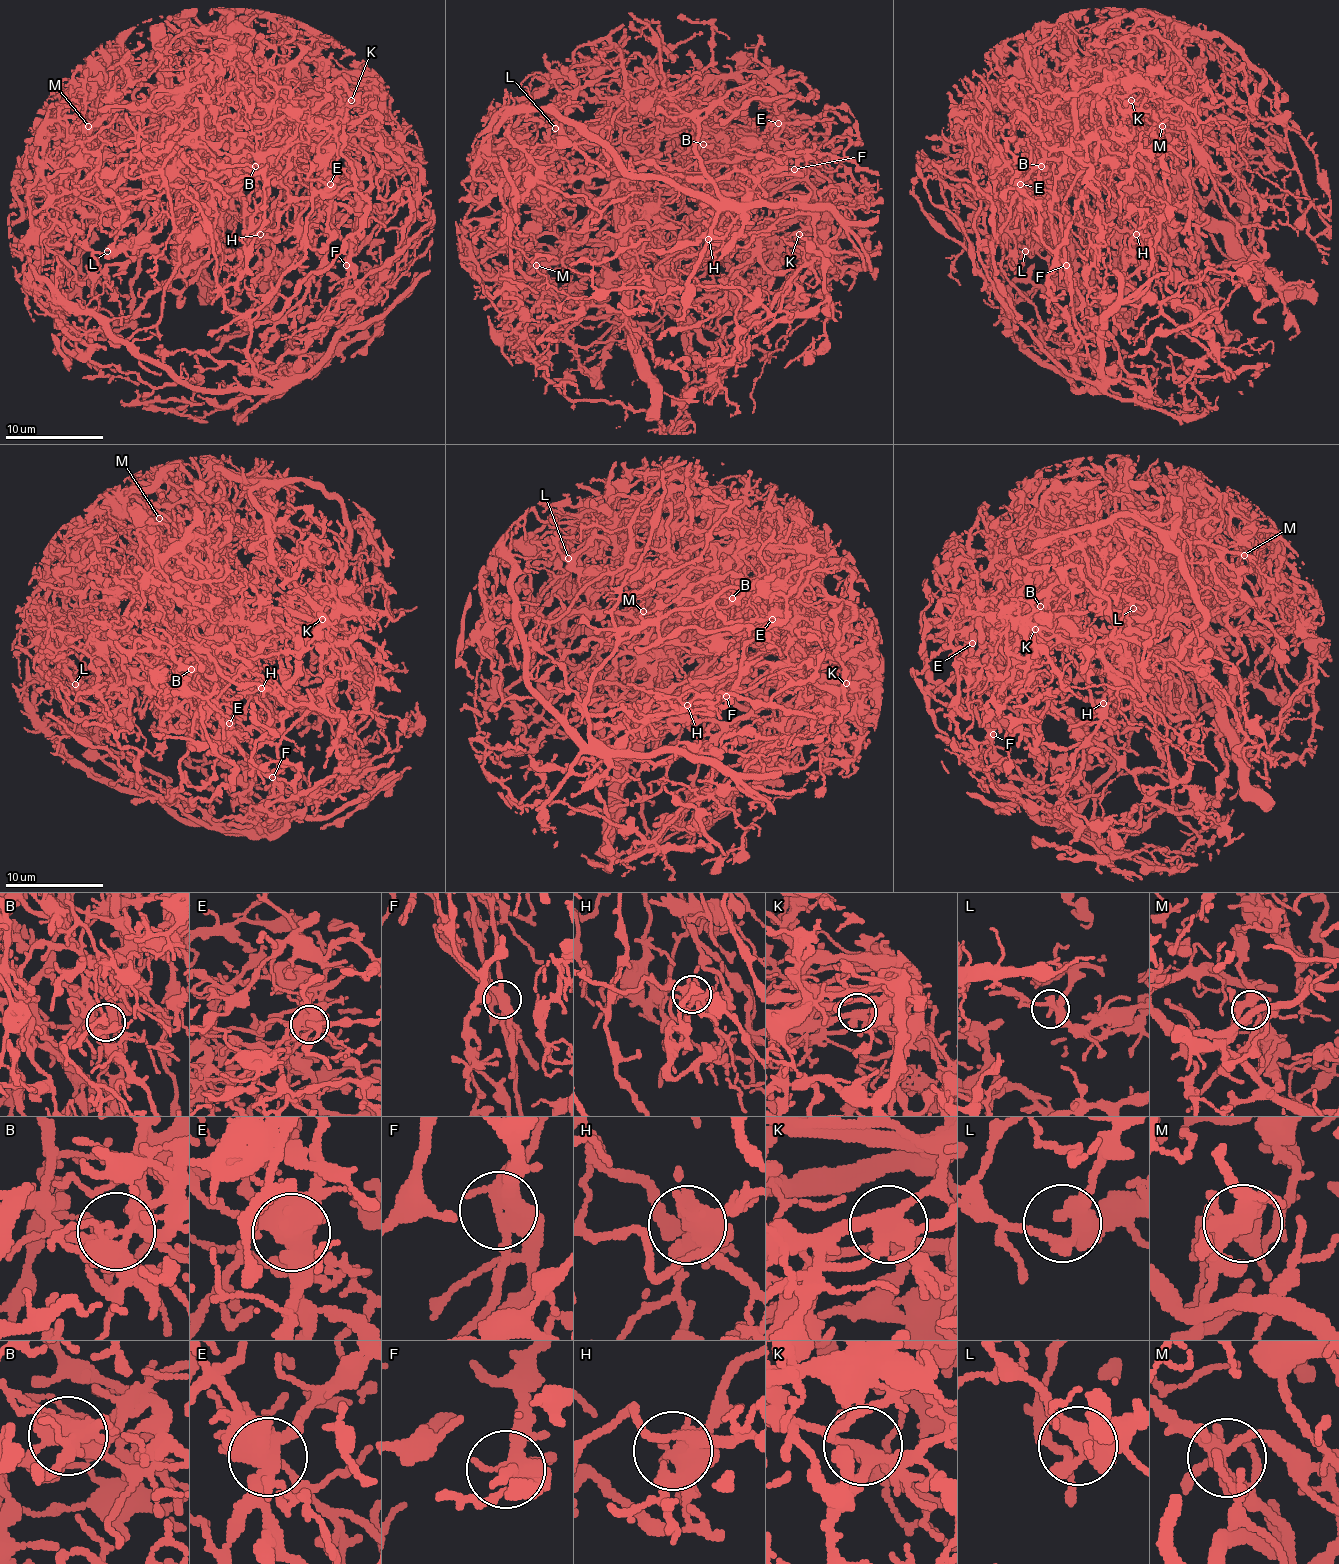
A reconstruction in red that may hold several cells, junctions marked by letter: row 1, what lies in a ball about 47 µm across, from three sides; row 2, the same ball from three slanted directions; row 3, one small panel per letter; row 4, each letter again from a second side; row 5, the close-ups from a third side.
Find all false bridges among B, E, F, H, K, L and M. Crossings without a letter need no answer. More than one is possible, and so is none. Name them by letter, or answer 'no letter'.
B, E, F, H, K

